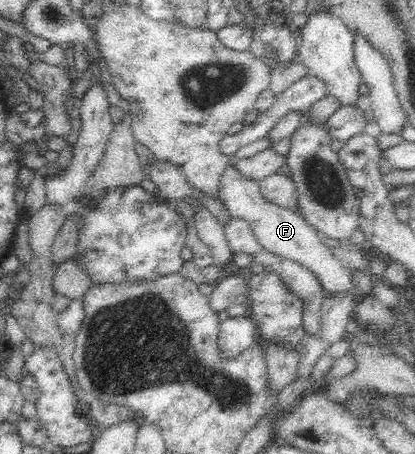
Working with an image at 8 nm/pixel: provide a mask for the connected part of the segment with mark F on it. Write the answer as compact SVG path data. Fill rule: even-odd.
M232 160L220 177L217 193L231 217L248 223L257 243L266 251L278 254L286 260L296 261L306 269L312 270L320 280L326 295L339 294L353 287L351 271L330 253L329 247L322 243L322 236L297 211L266 200L260 192L259 181L245 179Z

